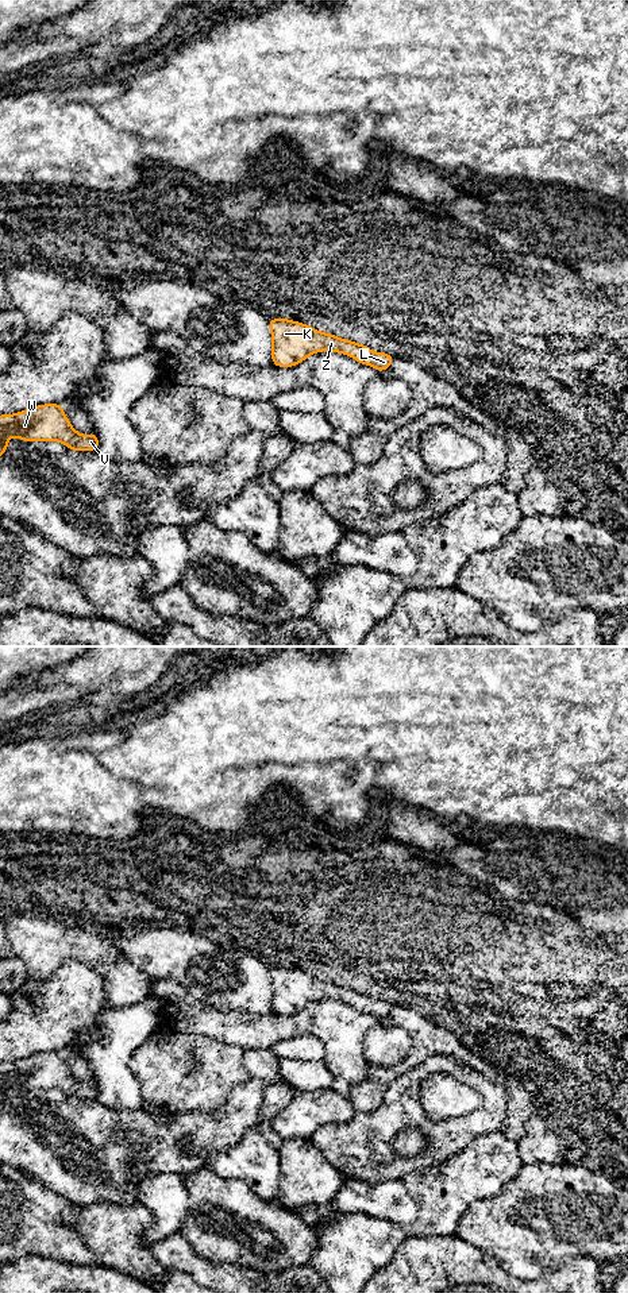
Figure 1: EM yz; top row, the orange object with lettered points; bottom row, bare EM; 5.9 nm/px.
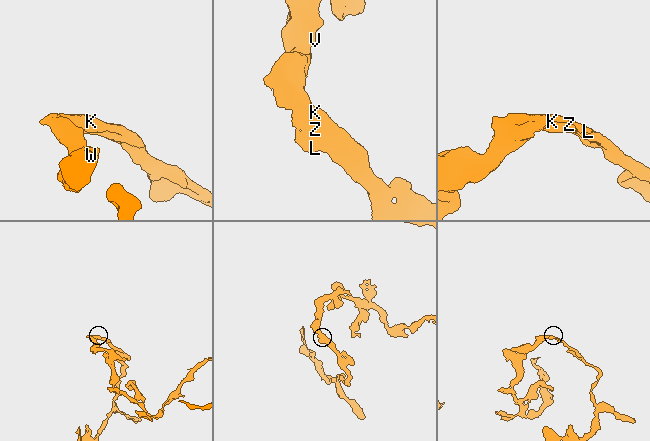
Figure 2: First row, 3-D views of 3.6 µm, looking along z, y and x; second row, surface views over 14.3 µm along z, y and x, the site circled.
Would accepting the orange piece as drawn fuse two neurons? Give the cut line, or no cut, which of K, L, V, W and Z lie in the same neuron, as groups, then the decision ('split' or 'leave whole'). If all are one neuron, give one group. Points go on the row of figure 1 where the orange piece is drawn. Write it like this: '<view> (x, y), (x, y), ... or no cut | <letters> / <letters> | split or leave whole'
no cut | K L V W Z | leave whole

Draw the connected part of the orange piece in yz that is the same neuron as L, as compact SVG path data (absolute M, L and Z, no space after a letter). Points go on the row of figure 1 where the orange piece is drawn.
M270 319L269 327L273 339L271 360L277 367L293 367L320 351L344 354L380 373L388 370L394 360L390 354L374 352L365 344L316 331L304 323Z

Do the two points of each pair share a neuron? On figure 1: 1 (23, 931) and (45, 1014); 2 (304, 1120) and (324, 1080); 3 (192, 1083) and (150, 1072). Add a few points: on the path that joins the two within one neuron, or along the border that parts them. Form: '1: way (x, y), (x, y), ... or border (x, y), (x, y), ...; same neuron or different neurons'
1: border (62, 964), (49, 979), (27, 981); different neurons
2: border (331, 1087), (299, 1092); different neurons
3: way (181, 1075), (178, 1072), (161, 1072); same neuron

